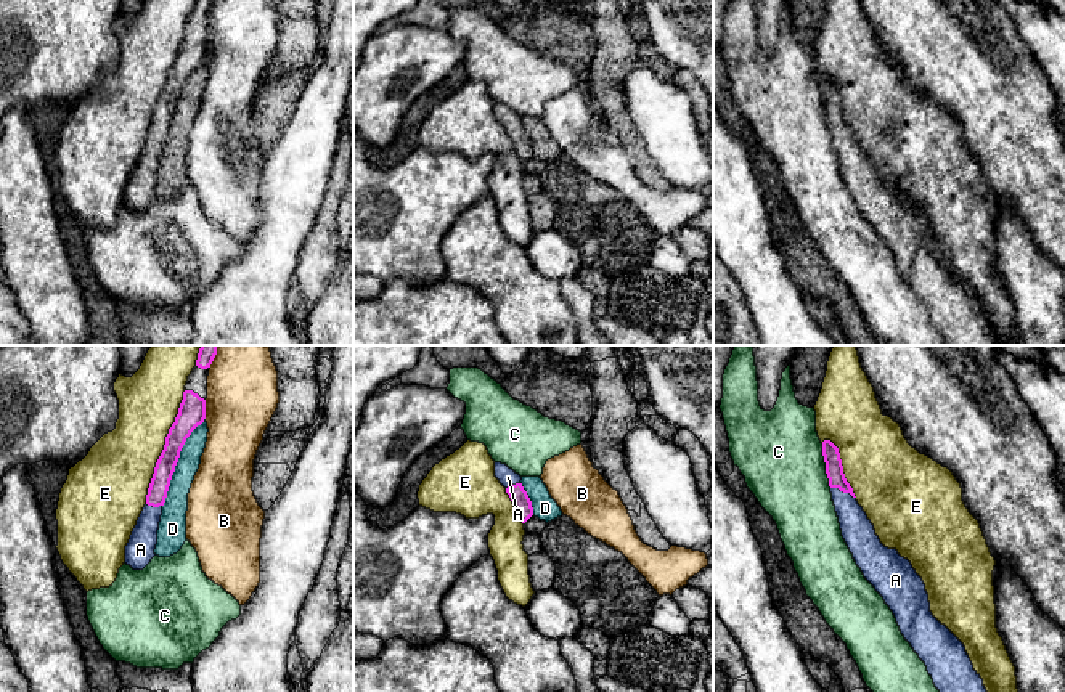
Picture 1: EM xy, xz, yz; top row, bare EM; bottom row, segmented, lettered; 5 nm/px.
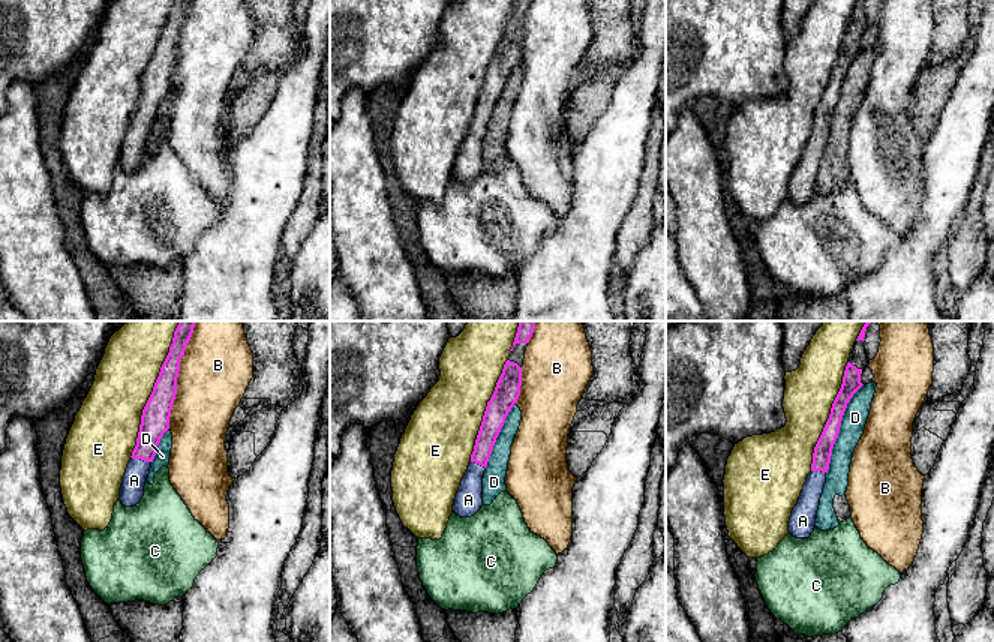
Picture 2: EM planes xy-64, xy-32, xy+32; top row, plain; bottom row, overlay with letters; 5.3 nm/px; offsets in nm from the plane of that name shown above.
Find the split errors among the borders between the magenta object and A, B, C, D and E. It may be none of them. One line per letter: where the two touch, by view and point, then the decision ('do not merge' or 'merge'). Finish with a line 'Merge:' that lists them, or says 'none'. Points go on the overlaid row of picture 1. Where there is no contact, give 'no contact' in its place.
A: yz (844, 492) | merge
B: xy (204, 410) | do not merge
C: yz (826, 466) | do not merge
D: xy (177, 461) | do not merge
E: xy (164, 447) | do not merge
Merge: A

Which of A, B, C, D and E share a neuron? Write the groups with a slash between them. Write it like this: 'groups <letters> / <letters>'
groups A / B / C / D / E

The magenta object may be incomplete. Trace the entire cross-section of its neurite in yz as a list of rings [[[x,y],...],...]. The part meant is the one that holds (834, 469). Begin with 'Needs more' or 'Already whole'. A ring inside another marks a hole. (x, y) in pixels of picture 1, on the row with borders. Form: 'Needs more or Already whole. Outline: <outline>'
Needs more. Outline: [[[830,440],[822,442],[822,456],[842,536],[864,578],[893,612],[901,634],[925,663],[935,687],[940,692],[986,692],[964,644],[932,615],[925,584],[911,562],[880,543]]]

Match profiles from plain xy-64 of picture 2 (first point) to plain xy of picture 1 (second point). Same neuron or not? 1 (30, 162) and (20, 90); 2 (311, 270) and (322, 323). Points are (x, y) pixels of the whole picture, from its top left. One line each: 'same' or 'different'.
1: different
2: same

